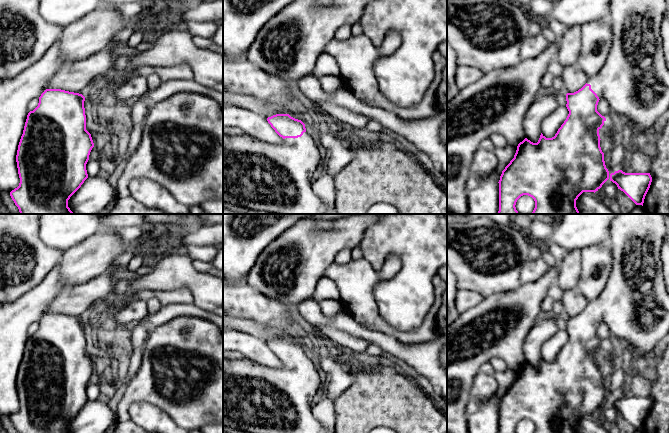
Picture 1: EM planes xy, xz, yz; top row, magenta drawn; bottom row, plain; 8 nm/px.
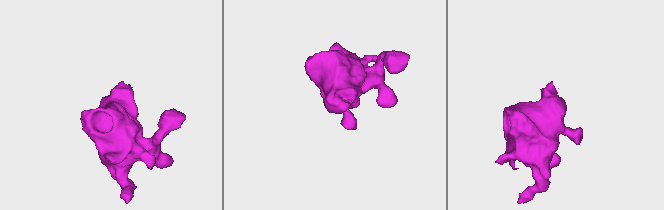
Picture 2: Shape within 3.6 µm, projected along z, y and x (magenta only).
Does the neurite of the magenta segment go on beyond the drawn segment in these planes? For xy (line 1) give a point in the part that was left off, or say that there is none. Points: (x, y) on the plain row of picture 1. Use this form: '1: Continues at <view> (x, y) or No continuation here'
1: No continuation here

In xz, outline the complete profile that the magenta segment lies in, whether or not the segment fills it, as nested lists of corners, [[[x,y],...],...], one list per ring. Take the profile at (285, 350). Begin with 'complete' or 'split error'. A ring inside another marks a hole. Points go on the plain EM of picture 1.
split error | [[[276,338],[267,342],[268,347],[283,363],[282,368],[268,368],[247,358],[232,360],[223,358],[223,425],[249,433],[327,433],[325,428],[315,419],[312,413],[311,401],[314,395],[321,391],[320,377],[313,362],[306,356],[305,348],[289,338]]]

